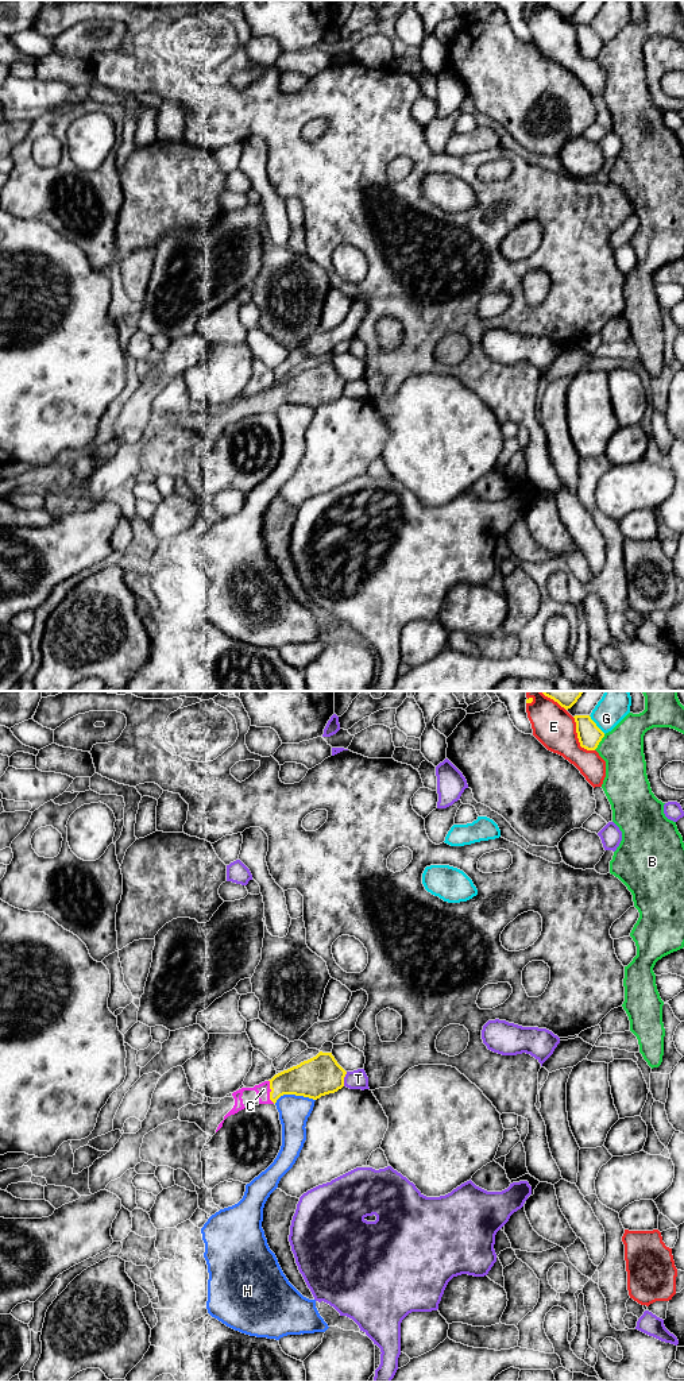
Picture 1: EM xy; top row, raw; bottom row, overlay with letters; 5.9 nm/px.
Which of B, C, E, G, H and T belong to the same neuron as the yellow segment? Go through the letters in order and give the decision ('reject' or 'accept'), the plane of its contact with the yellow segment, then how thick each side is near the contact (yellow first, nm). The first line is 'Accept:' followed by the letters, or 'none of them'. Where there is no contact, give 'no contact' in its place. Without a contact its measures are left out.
Accept: C
B: reject | xy | 140/260 nm
C: accept | xy | 220/80 nm
E: reject | xy | 140/240 nm
G: reject | xy | 140/180 nm
H: reject | xy | 240/180 nm
T: reject | xy | 240/110 nm

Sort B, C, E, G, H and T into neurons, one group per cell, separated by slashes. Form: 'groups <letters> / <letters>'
groups B / C / E H / G / T

